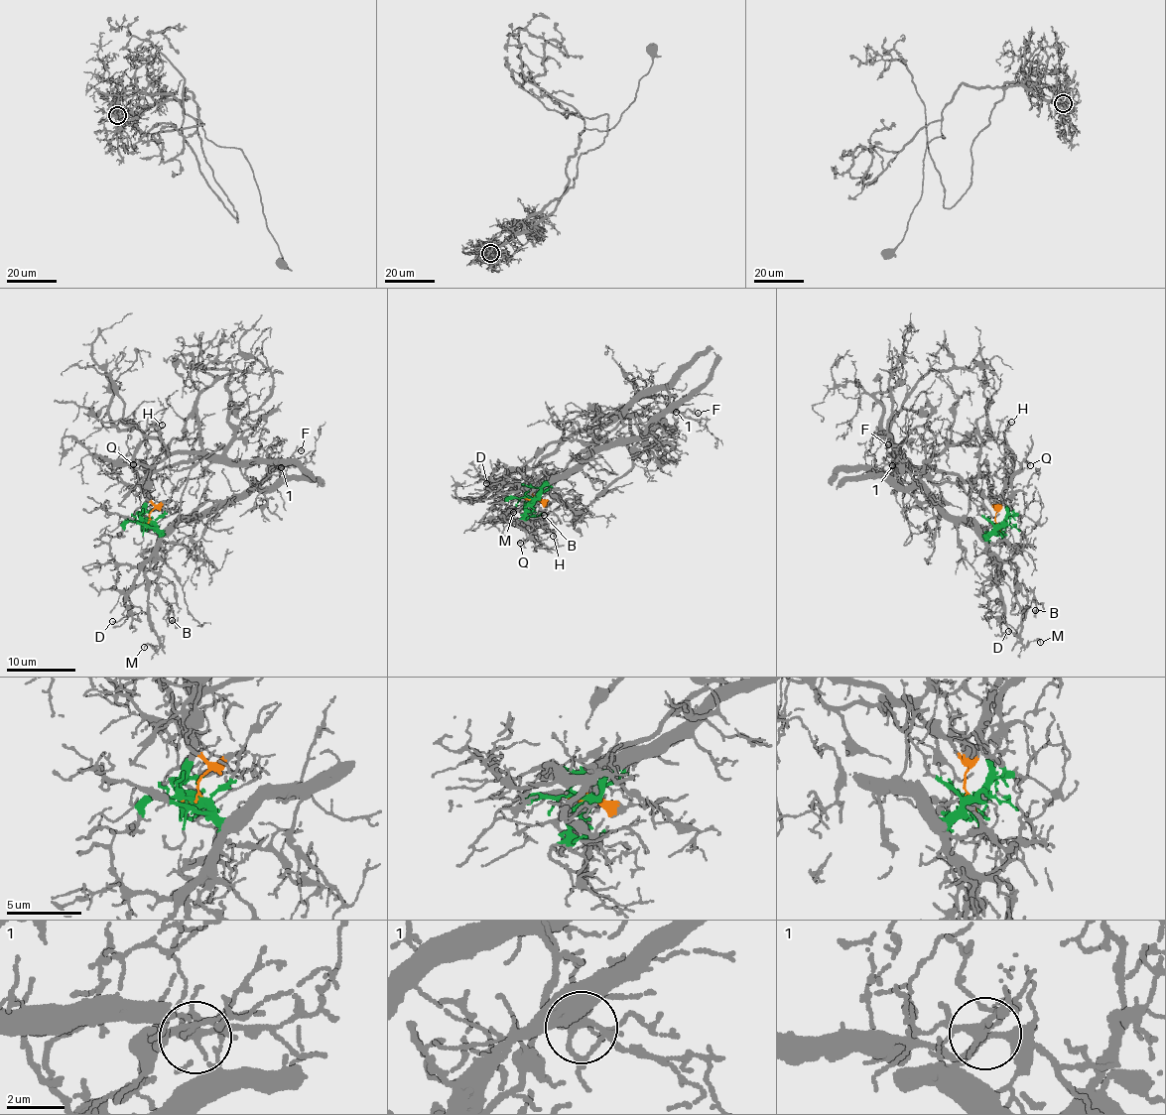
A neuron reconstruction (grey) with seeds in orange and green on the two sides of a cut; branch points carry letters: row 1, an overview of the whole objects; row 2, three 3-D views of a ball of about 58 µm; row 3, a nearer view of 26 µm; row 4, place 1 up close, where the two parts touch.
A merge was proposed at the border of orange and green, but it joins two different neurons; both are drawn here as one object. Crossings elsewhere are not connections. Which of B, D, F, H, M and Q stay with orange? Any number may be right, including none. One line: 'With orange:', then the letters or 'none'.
With orange: none

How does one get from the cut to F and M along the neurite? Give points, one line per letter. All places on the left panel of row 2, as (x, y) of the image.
F: (147, 522), (161, 530), (175, 529), (223, 503), (277, 485), (284, 474), (280, 461), (302, 451)
M: (147, 522), (160, 535), (160, 543), (145, 565), (151, 630), (159, 647), (144, 647)

